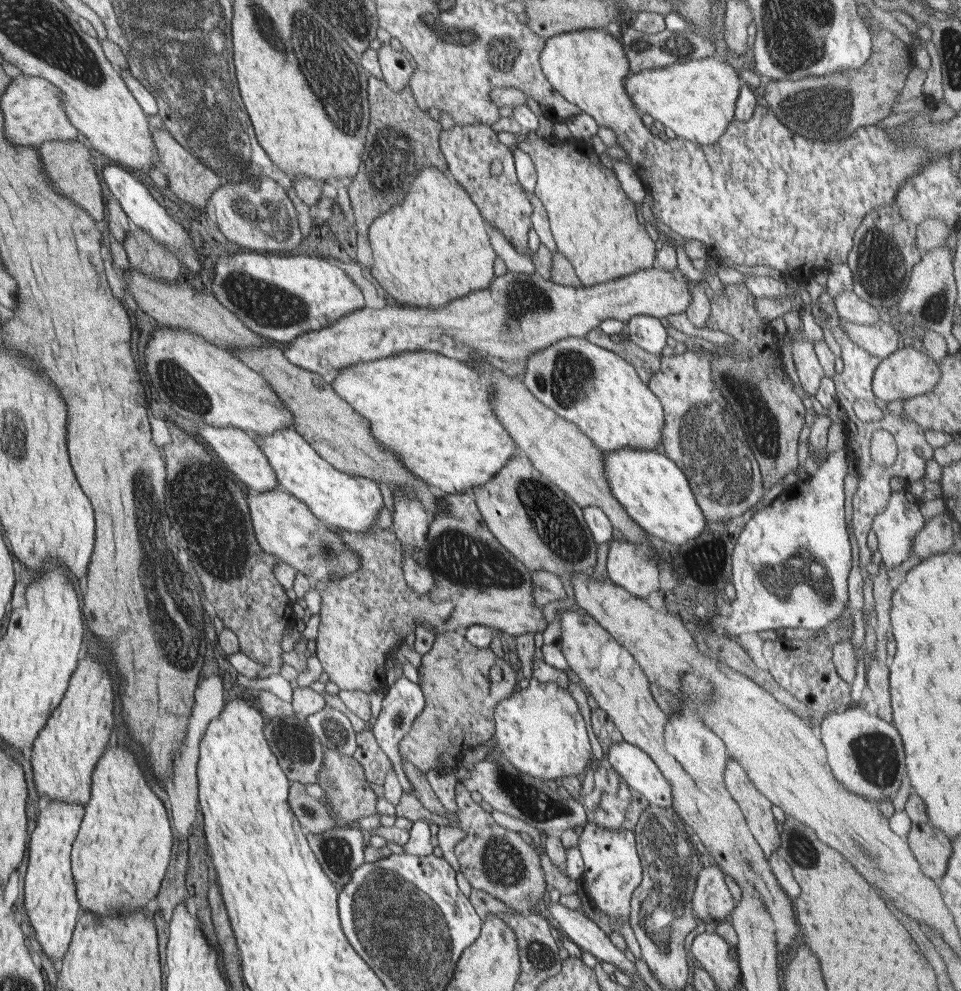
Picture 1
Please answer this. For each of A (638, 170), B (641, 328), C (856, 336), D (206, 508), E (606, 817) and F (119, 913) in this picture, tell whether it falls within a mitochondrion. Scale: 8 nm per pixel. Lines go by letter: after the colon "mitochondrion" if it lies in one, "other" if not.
A: other
B: other
C: other
D: mitochondrion
E: other
F: other

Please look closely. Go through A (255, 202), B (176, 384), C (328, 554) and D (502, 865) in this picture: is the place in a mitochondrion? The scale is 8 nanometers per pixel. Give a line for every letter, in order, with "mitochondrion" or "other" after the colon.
A: mitochondrion
B: mitochondrion
C: mitochondrion
D: mitochondrion

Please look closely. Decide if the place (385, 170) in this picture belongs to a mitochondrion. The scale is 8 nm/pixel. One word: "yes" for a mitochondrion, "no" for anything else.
yes

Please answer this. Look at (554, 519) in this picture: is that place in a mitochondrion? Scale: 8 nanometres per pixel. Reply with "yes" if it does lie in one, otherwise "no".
yes

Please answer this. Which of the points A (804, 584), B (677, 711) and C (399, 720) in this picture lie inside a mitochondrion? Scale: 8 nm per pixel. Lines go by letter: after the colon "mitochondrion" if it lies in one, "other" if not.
A: mitochondrion
B: other
C: other

